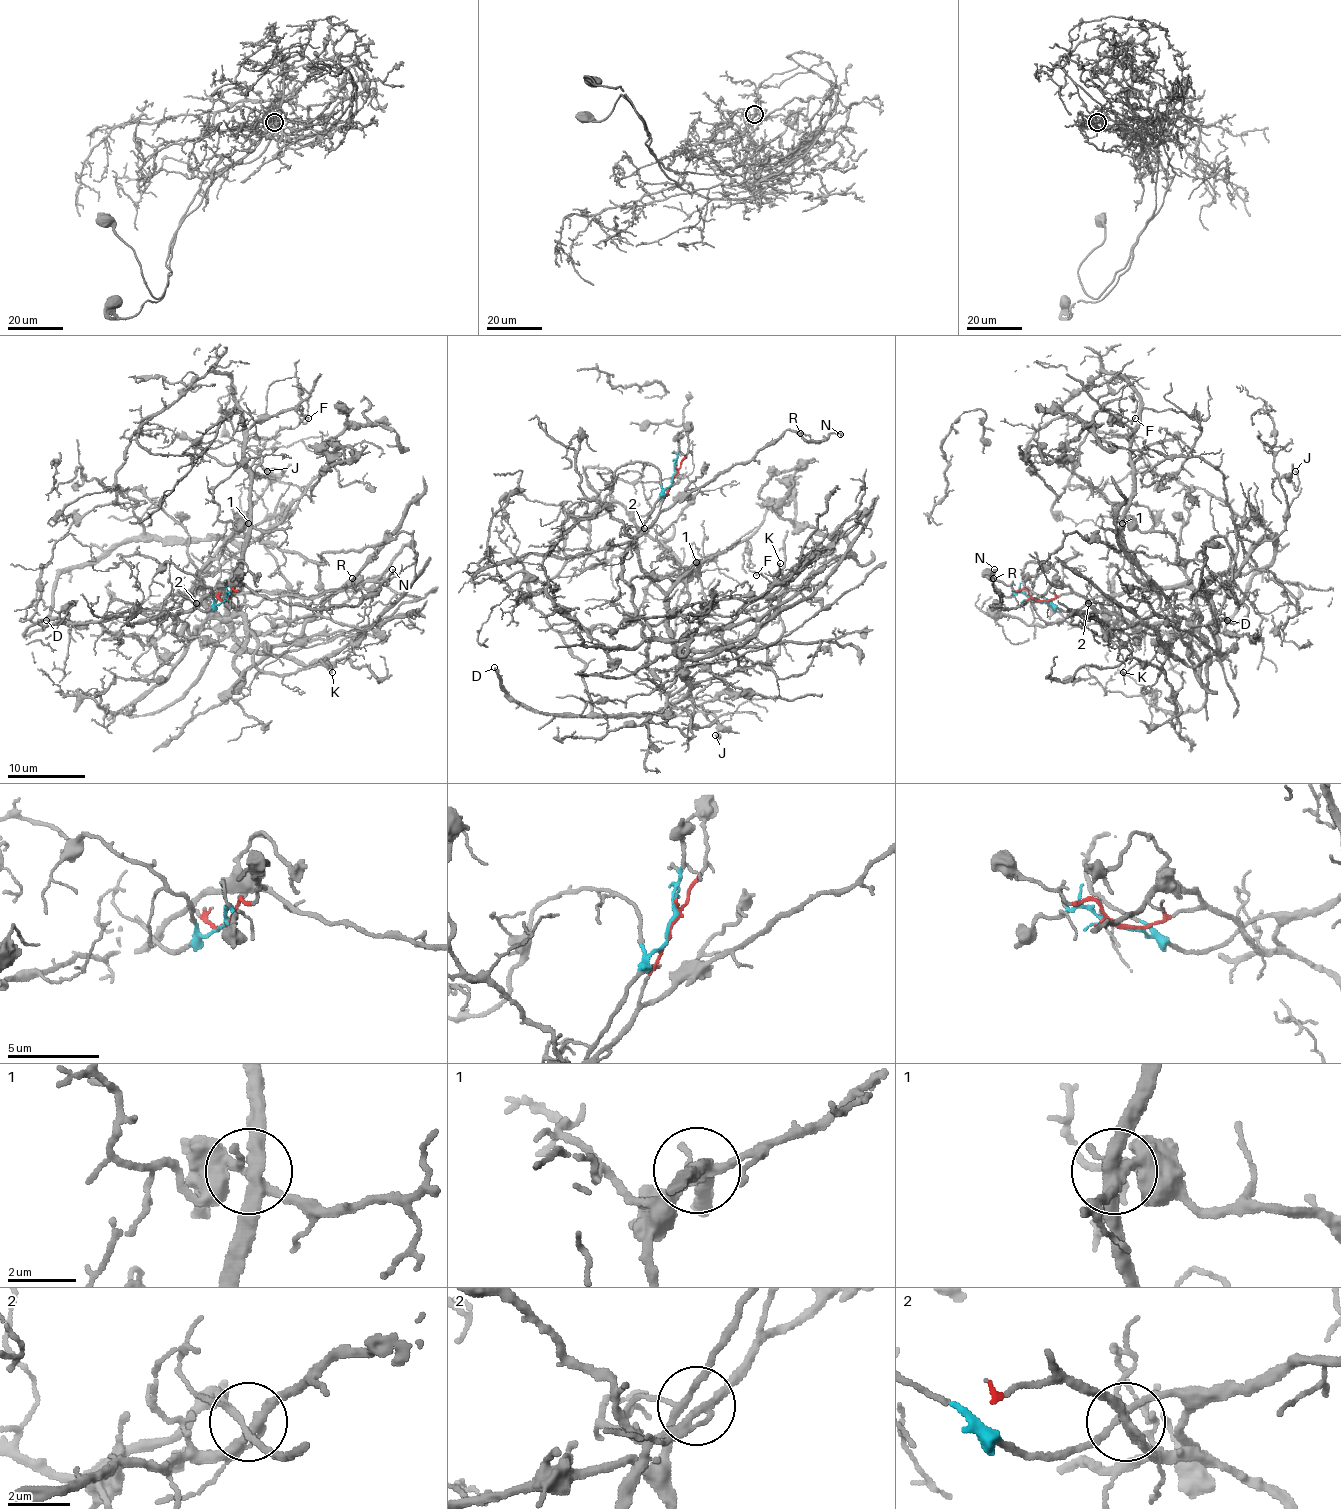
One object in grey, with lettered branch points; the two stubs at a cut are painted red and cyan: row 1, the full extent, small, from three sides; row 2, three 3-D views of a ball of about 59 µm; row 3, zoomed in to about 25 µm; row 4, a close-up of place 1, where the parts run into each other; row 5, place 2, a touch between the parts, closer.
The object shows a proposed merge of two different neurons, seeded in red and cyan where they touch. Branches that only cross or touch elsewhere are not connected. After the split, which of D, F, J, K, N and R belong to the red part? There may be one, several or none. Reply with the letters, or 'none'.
K, N, R

